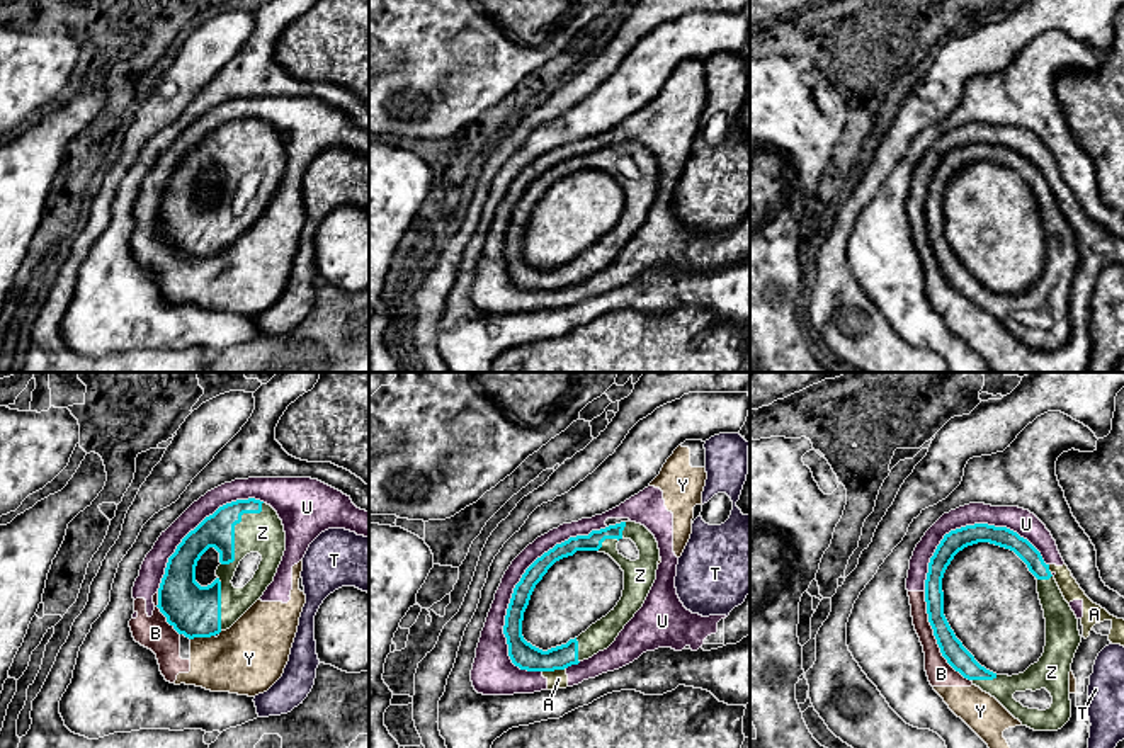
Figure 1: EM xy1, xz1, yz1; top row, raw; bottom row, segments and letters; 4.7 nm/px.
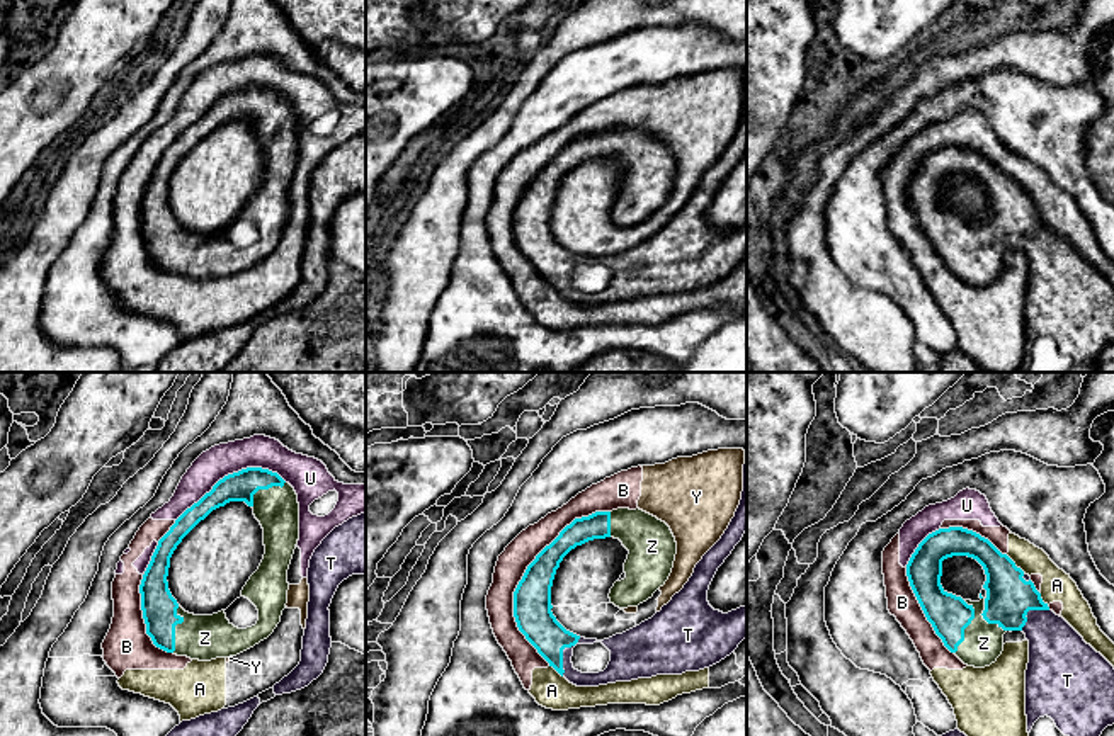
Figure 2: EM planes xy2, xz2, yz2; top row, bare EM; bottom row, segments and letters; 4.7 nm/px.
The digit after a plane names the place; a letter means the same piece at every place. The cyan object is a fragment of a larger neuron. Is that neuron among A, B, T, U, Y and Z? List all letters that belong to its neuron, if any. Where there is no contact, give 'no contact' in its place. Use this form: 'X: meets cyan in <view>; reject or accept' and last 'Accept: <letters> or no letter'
A: meets cyan in xz1; reject
B: meets cyan in xz2; reject
T: meets cyan in xz2; accept
U: meets cyan in xz1; reject
Y: meets cyan in xy1; reject
Z: meets cyan in xy1; accept
Accept: T, Z

